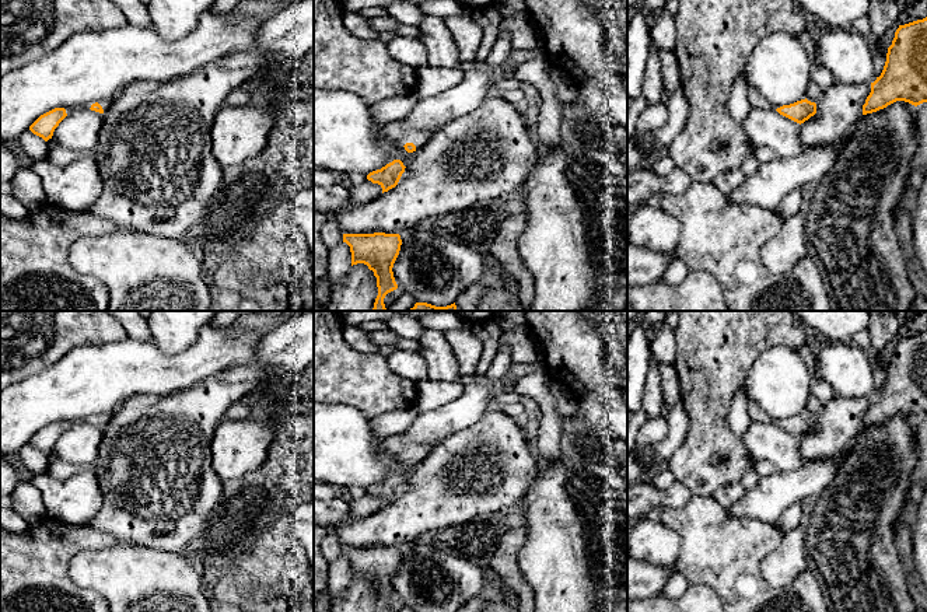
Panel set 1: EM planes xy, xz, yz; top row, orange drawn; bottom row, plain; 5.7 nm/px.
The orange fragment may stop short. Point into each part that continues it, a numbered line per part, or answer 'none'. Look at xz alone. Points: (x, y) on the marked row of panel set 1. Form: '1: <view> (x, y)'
1: xz (395, 130)

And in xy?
1: xy (105, 104)

